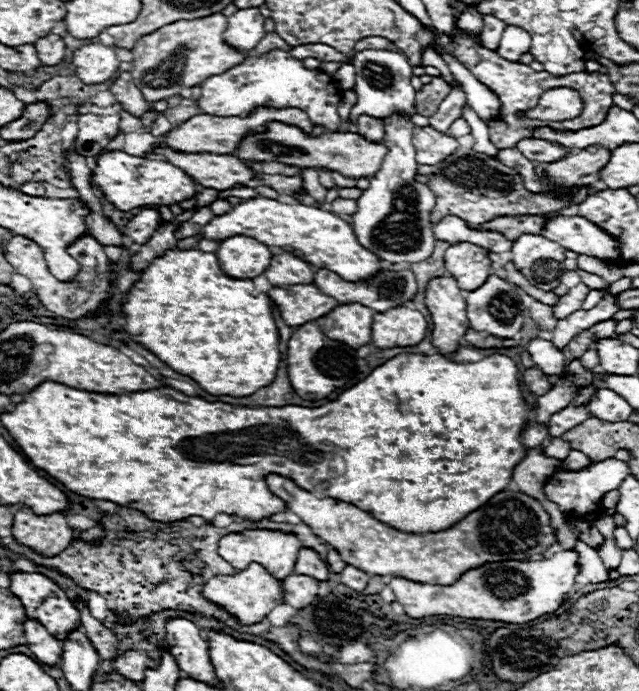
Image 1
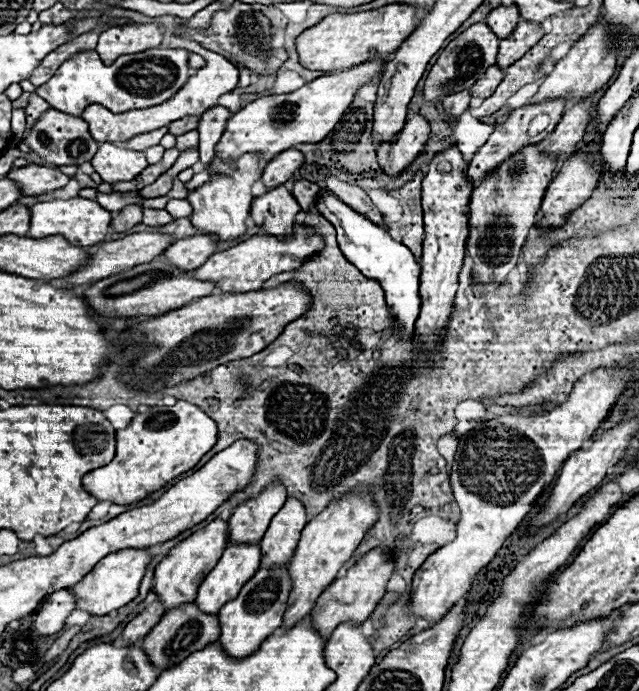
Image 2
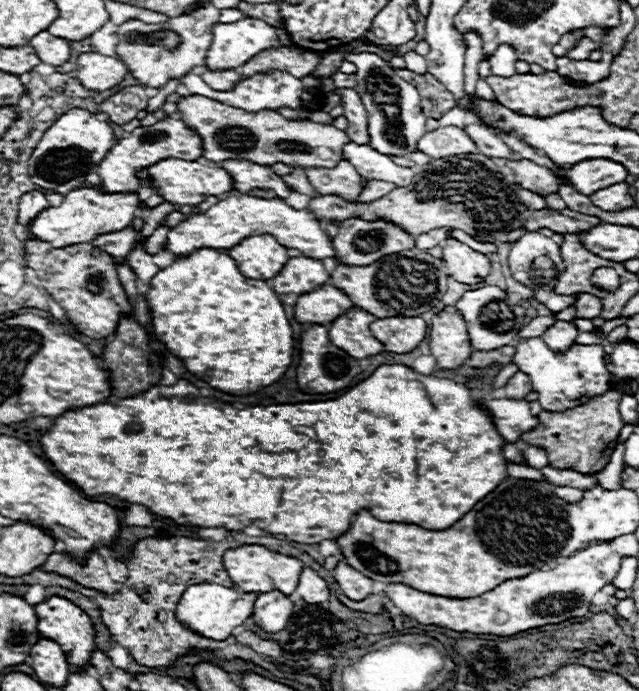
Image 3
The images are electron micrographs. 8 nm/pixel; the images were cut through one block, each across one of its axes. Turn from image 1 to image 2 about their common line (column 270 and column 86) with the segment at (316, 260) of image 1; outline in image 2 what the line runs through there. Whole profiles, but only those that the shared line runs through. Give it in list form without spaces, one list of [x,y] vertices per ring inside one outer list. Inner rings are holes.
[[[80,196],[69,200],[52,200],[52,202],[38,202],[30,208],[32,222],[30,222],[30,236],[32,238],[46,238],[46,236],[64,236],[74,246],[92,246],[104,242],[108,234],[108,226],[112,222],[112,214],[104,210],[98,202],[92,202]]]

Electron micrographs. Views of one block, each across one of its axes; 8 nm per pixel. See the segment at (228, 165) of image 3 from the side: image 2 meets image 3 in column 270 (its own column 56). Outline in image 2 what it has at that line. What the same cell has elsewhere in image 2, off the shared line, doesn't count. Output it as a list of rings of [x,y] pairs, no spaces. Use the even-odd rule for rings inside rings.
[[[24,166],[24,168],[14,168],[8,172],[8,178],[14,180],[24,196],[42,196],[50,194],[58,188],[64,188],[70,178],[56,170],[56,168],[44,168],[44,166]]]

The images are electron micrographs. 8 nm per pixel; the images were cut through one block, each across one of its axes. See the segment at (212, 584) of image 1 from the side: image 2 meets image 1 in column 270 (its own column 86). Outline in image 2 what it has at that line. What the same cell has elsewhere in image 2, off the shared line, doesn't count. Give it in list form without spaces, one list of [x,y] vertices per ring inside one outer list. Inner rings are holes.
[[[126,548],[120,552],[112,552],[108,556],[104,556],[86,576],[80,584],[72,586],[72,594],[76,594],[76,606],[80,610],[92,612],[94,616],[104,616],[112,610],[118,610],[122,606],[126,606],[130,600],[134,600],[138,596],[138,586],[140,580],[146,572],[146,566],[152,562],[154,554],[148,552],[146,548]]]

